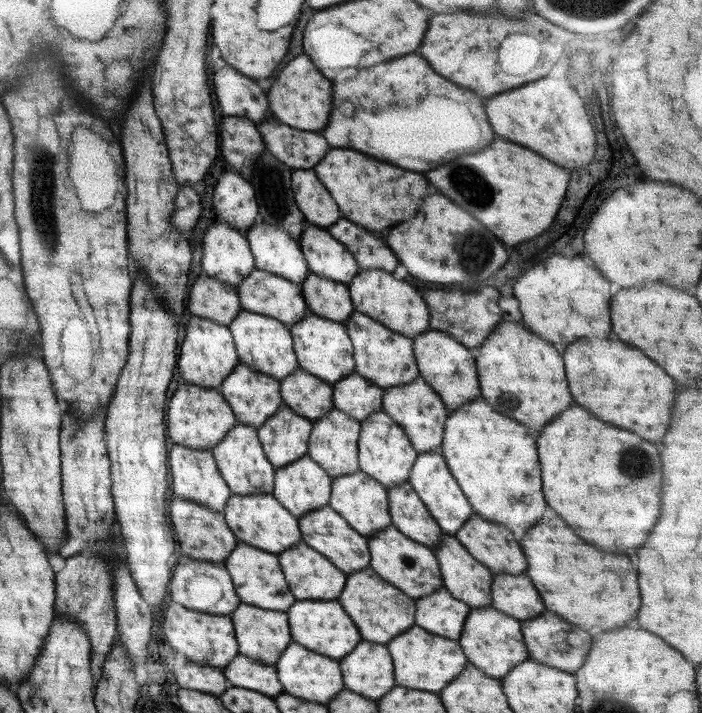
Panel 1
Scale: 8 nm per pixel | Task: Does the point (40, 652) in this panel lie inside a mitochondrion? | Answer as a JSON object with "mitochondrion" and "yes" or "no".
{"mitochondrion":"no"}

